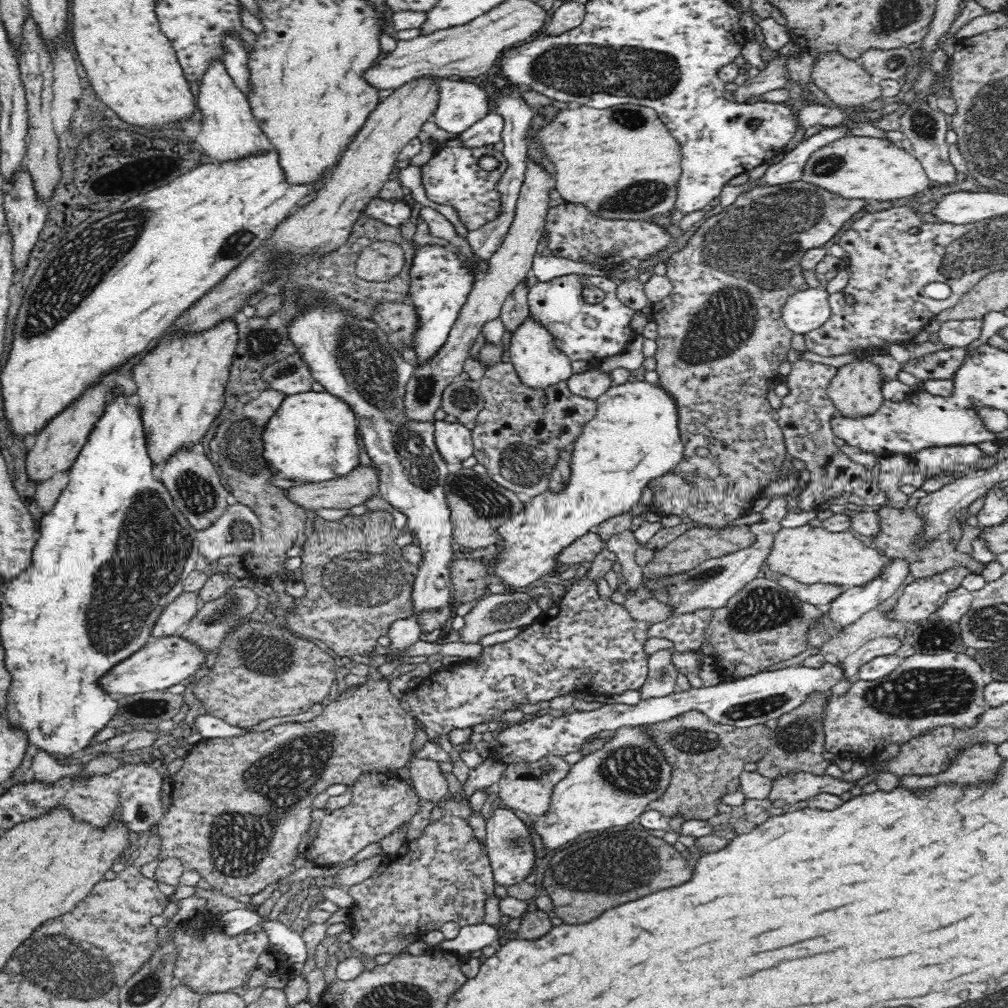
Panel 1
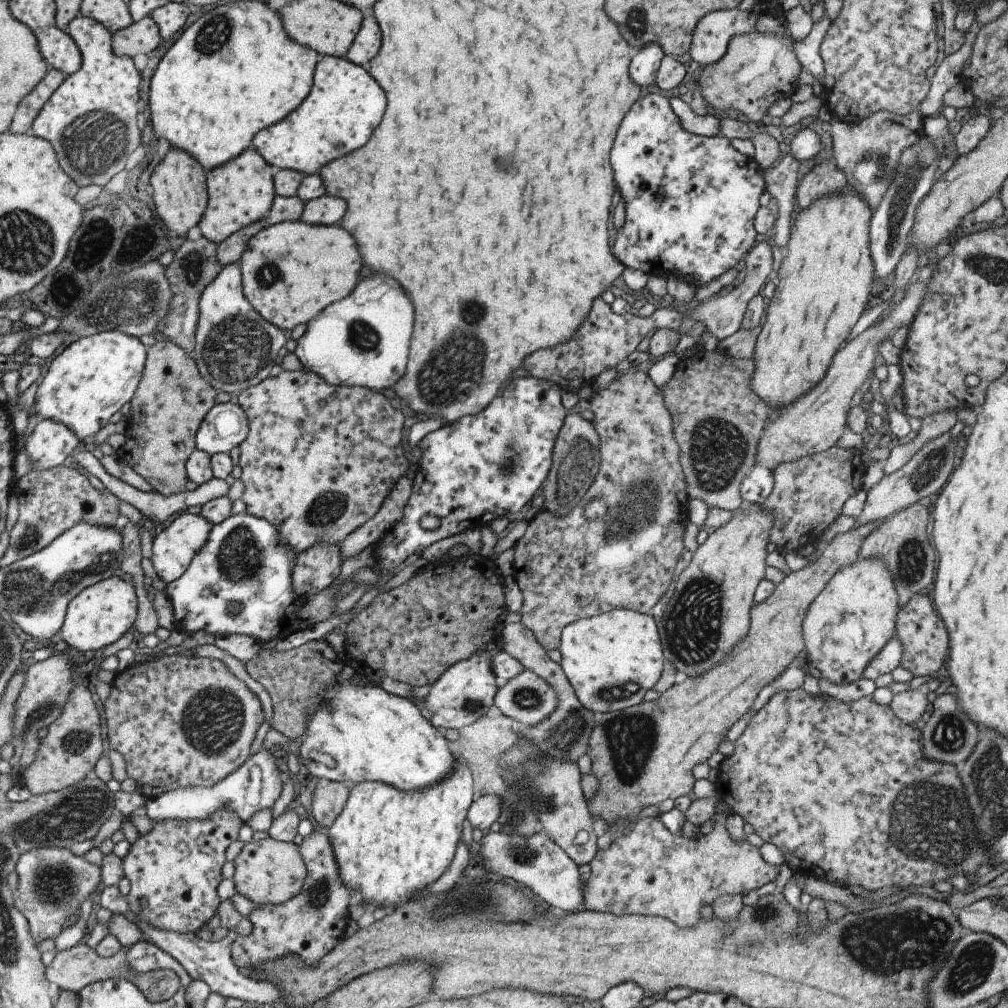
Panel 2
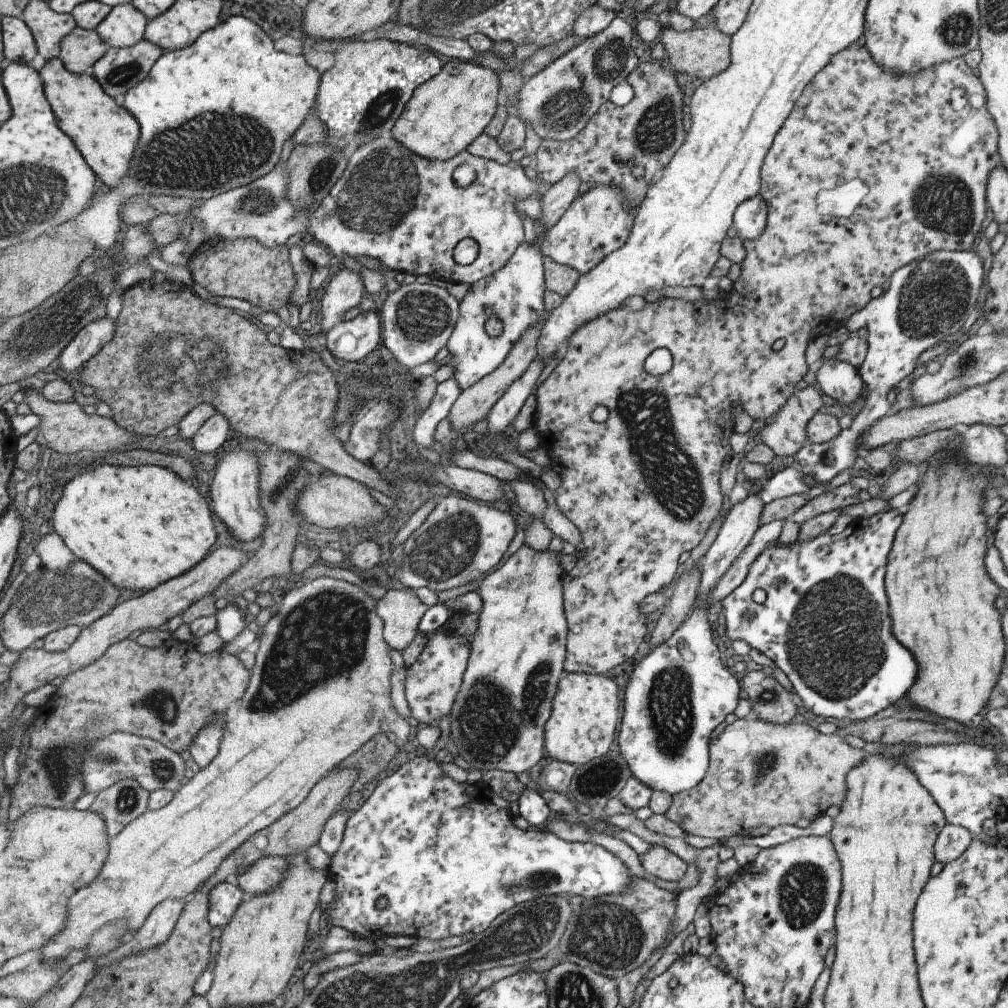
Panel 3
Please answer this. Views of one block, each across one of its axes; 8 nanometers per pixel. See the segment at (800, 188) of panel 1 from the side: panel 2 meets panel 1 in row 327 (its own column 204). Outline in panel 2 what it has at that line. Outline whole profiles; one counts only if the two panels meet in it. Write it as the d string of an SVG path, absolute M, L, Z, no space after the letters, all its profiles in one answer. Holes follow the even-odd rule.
M178 654L138 662L115 674L102 705L111 753L122 756L125 776L133 779L137 790L148 800L169 792L169 789L215 786L249 756L251 742L263 720L255 694L223 662Z

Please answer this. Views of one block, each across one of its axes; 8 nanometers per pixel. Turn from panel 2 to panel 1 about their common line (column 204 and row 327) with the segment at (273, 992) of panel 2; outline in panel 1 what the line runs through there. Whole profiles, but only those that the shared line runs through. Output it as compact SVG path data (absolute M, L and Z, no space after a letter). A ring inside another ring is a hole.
M983 318L942 322L939 341L950 347L965 348L971 342L978 341L982 334L982 325Z

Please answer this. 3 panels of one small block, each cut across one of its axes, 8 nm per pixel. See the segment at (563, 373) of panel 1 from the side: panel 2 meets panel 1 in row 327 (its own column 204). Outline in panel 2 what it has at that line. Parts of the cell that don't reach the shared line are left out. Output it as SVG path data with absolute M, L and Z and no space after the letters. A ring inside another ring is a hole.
M178 513L162 527L158 534L152 536L151 564L155 573L165 582L170 583L187 570L193 556L205 544L207 534L213 524L207 522L203 516L198 514Z

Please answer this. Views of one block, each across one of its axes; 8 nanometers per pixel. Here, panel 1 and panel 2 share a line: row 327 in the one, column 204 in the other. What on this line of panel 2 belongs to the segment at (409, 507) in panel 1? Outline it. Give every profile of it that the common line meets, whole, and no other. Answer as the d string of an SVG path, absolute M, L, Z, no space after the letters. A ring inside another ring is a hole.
M238 263L222 266L198 298L191 357L201 378L213 390L238 395L269 377L269 370L282 356L285 341L283 331L262 319L243 296Z

